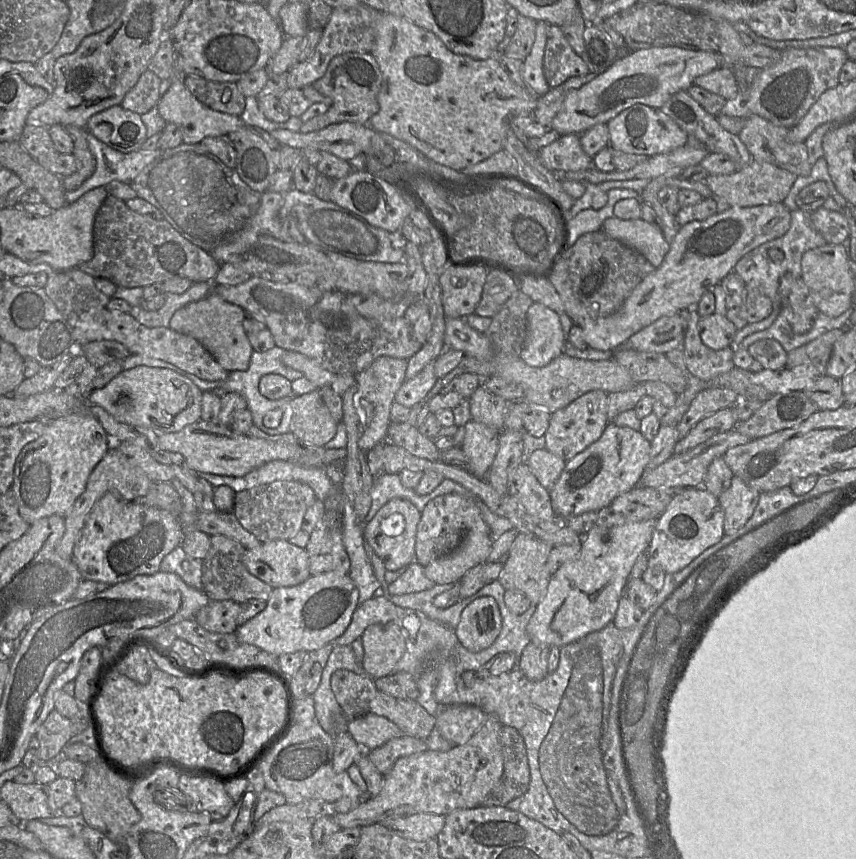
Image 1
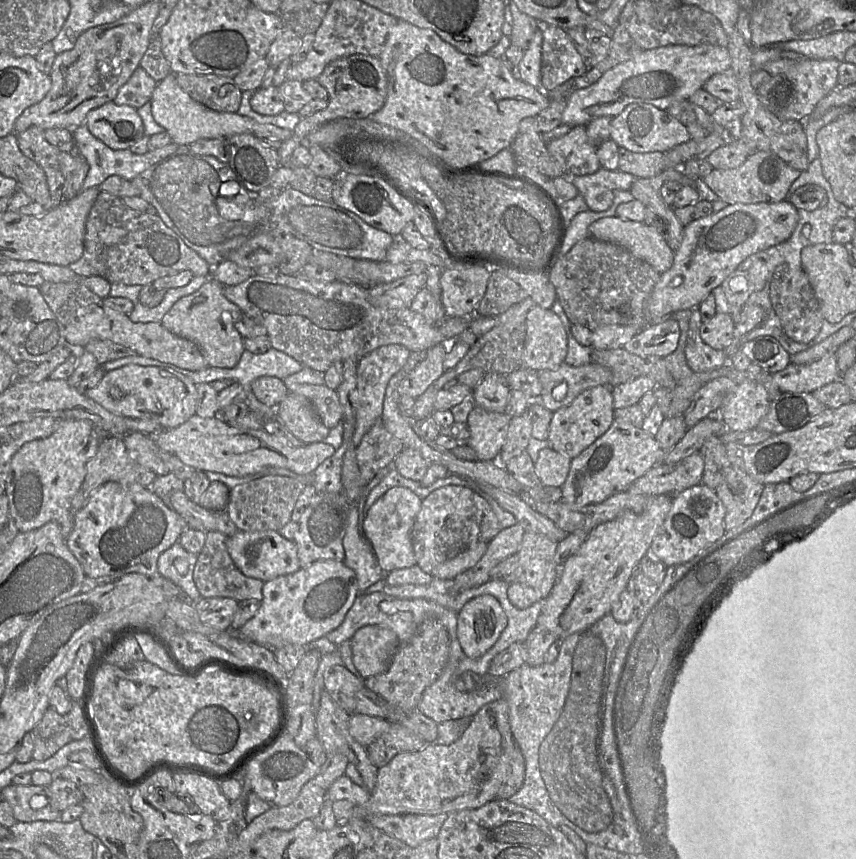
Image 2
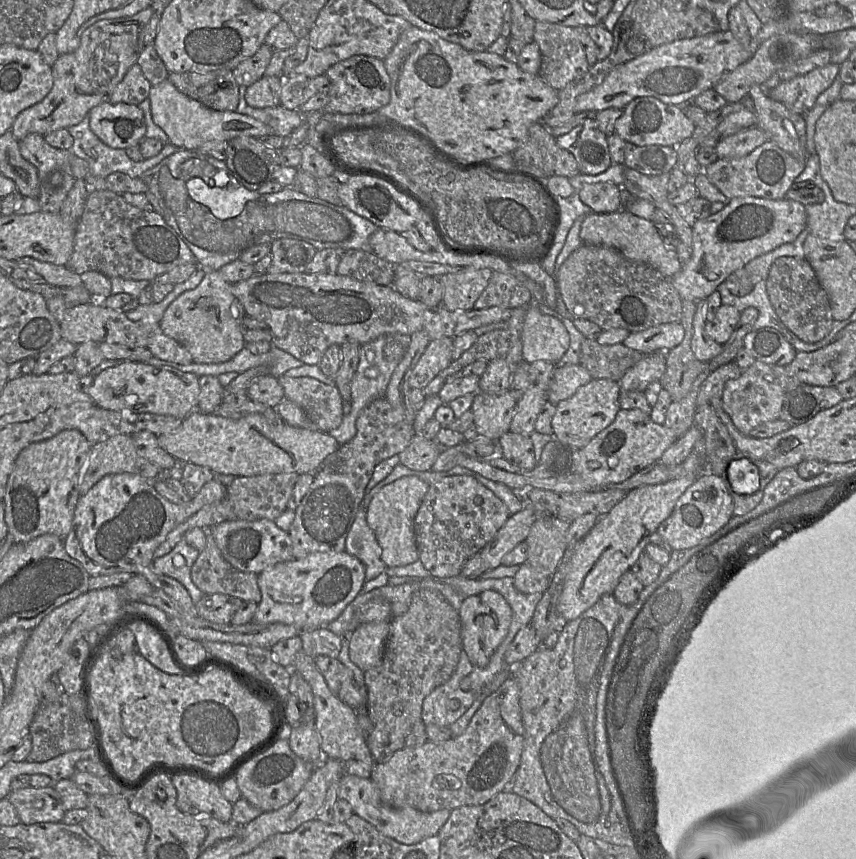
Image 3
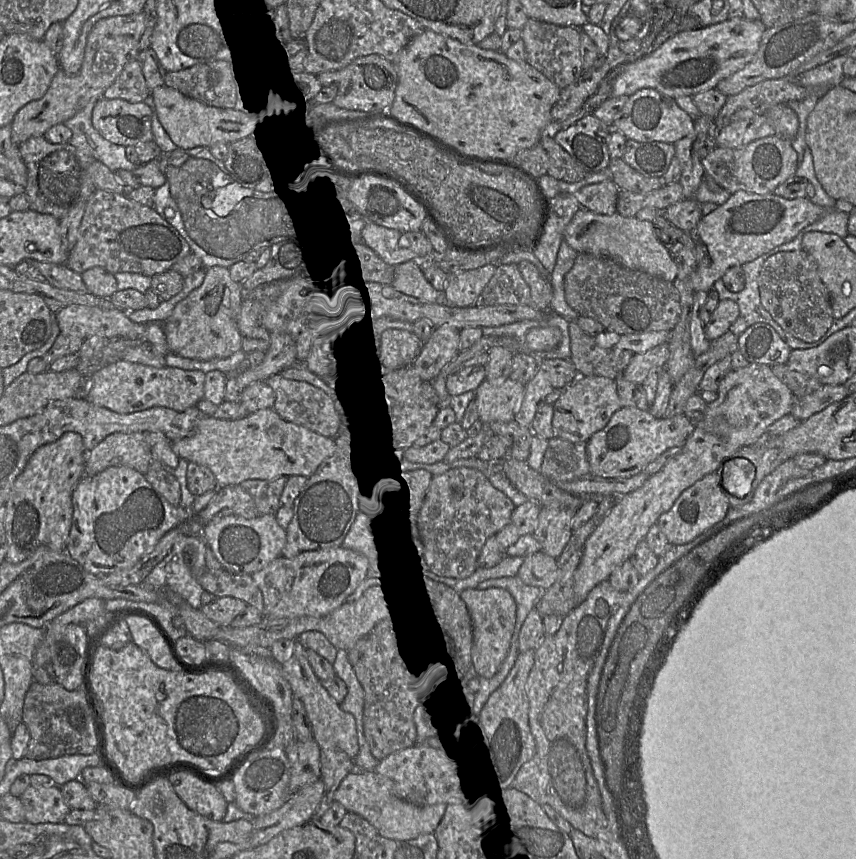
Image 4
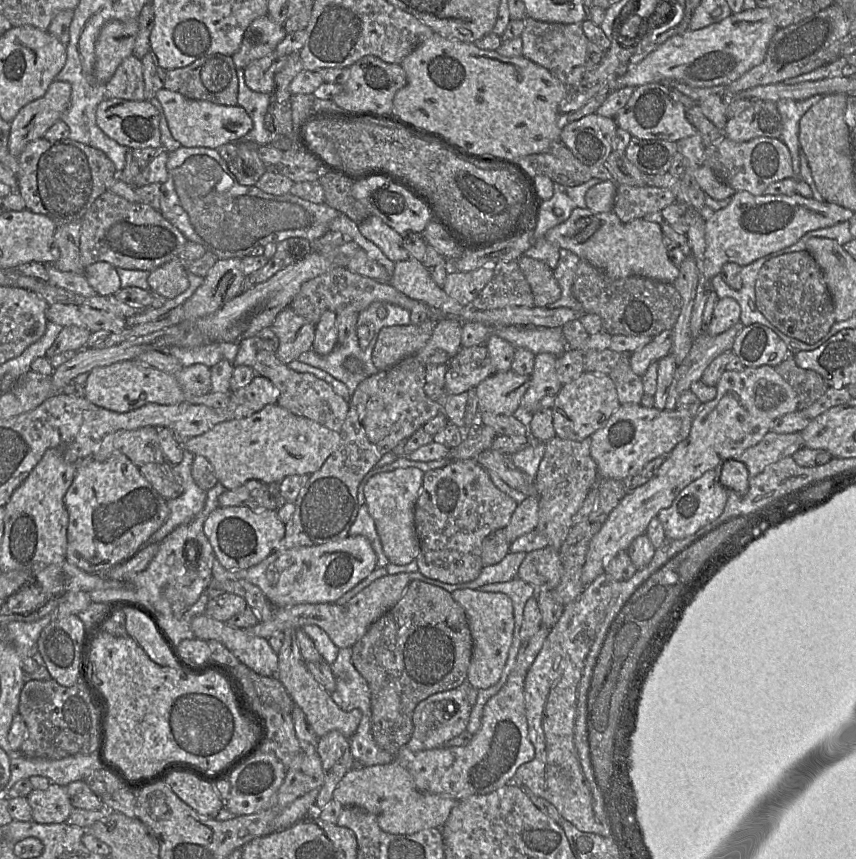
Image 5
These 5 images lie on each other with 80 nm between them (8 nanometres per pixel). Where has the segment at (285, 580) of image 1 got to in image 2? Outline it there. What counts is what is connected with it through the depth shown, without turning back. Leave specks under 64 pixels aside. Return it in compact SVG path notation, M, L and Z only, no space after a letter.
M241 531L227 538L228 553L236 567L247 577L267 582L279 576L292 574L300 569L297 546L278 531Z

